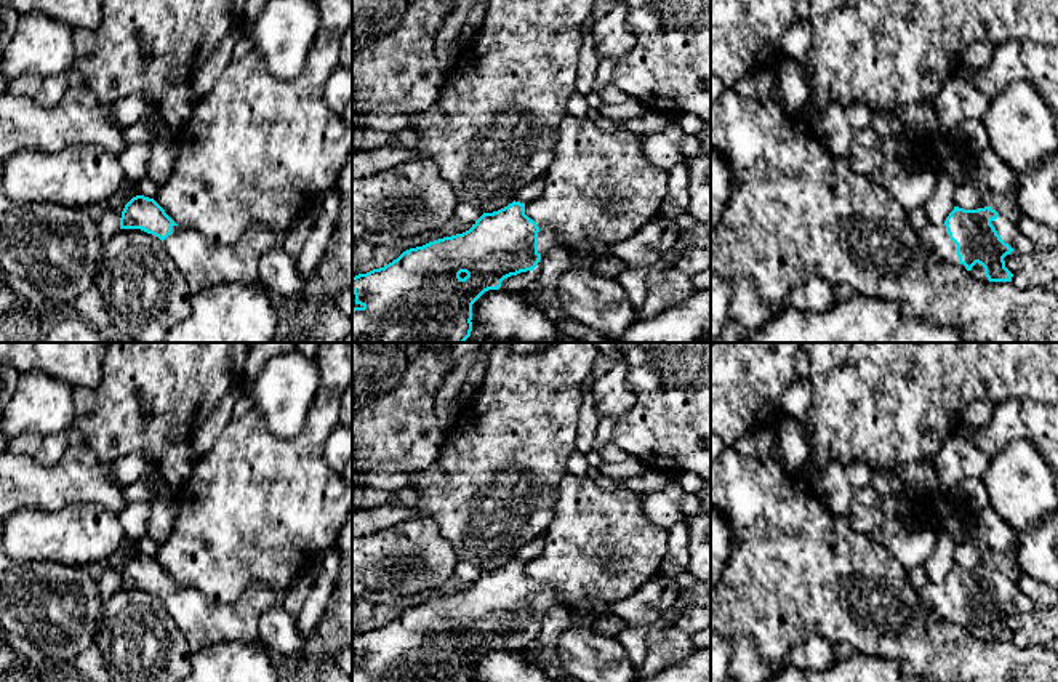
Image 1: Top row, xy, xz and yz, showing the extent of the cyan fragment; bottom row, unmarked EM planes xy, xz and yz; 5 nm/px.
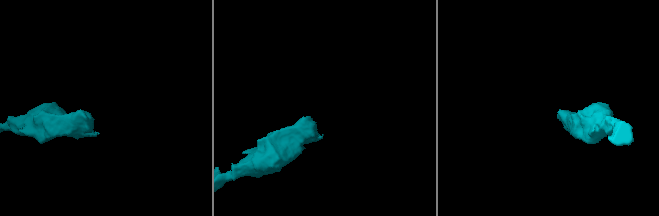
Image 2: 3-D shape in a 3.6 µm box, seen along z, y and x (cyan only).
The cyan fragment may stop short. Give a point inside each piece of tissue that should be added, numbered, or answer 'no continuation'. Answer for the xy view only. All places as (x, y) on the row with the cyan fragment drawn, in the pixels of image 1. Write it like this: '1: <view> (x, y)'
1: xy (204, 263)

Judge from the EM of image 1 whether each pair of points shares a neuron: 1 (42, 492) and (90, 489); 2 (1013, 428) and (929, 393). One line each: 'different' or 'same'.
1: same
2: different

